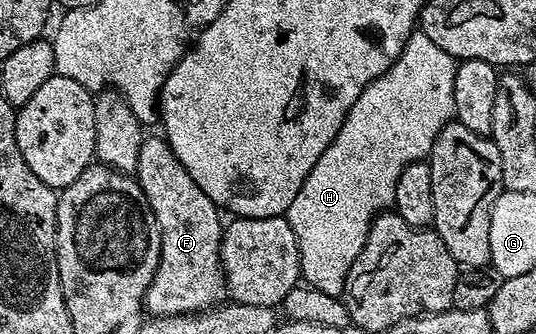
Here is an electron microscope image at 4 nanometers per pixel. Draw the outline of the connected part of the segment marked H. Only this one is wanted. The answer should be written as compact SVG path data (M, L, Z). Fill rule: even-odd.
M415 31L393 66L372 81L359 99L355 99L347 119L343 119L343 127L339 127L339 135L335 135L331 147L319 155L319 163L311 167L311 175L307 175L303 187L299 187L299 195L291 199L287 214L299 243L301 276L306 286L333 297L340 298L344 294L347 275L367 243L371 223L378 213L386 212L393 204L399 177L411 163L428 158L439 131L454 120L458 64L457 58L431 43L425 33Z

